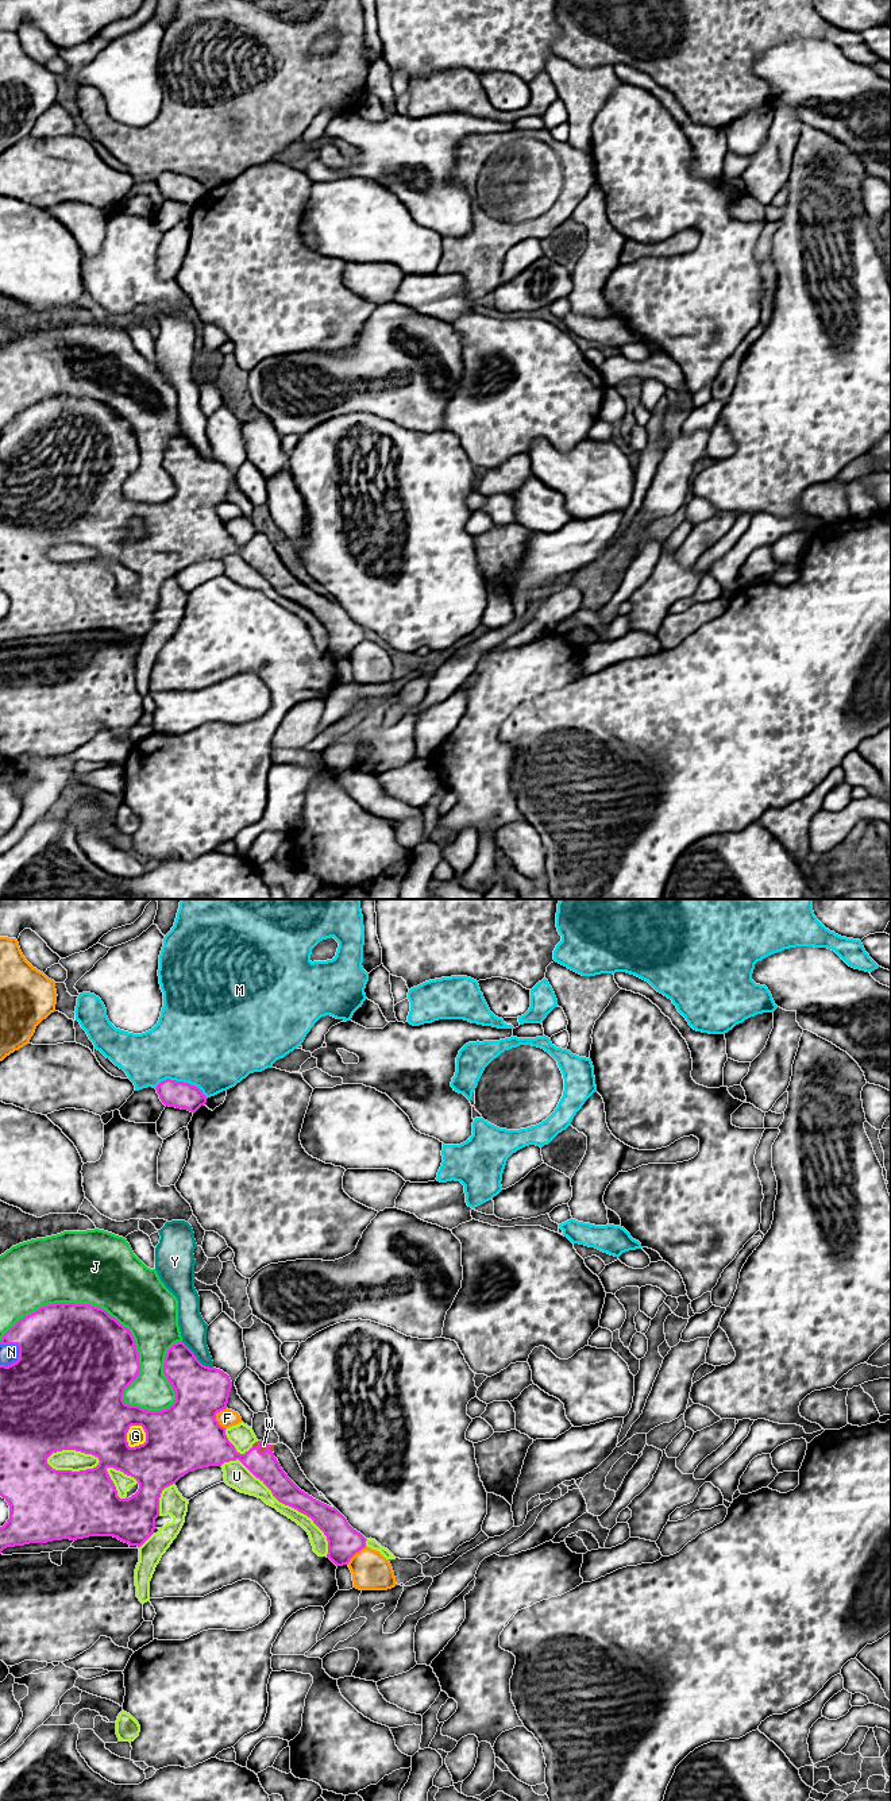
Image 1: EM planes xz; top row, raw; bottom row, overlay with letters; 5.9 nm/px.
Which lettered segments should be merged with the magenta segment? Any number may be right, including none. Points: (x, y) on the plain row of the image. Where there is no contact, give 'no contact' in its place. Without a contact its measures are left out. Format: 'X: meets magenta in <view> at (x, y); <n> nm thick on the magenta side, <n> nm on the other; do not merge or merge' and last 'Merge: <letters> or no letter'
F: meets magenta in xz at (215, 511); 400 nm thick on the magenta side, 110 nm on the other; do not merge
G: meets magenta in xz at (127, 524); 440 nm thick on the magenta side, 110 nm on the other; do not merge
J: meets magenta in xz at (126, 420); 500 nm thick on the magenta side, 360 nm on the other; do not merge
M: meets magenta in xz at (182, 174); 160 nm thick on the magenta side, 500 nm on the other; do not merge
N: meets magenta in xz at (18, 452); 500 nm thick on the magenta side, 110 nm on the other; merge
U: meets magenta in xz at (284, 596); 160 nm thick on the magenta side, 120 nm on the other; do not merge
W: meets magenta in xz at (259, 540); 170 nm thick on the magenta side, 40 nm on the other; merge
Y: meets magenta in xz at (196, 450); 300 nm thick on the magenta side, 160 nm on the other; do not merge
Merge: N, W

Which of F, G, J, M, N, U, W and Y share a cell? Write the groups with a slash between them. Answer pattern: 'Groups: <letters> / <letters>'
Groups: F / G J / M / N W / U / Y

